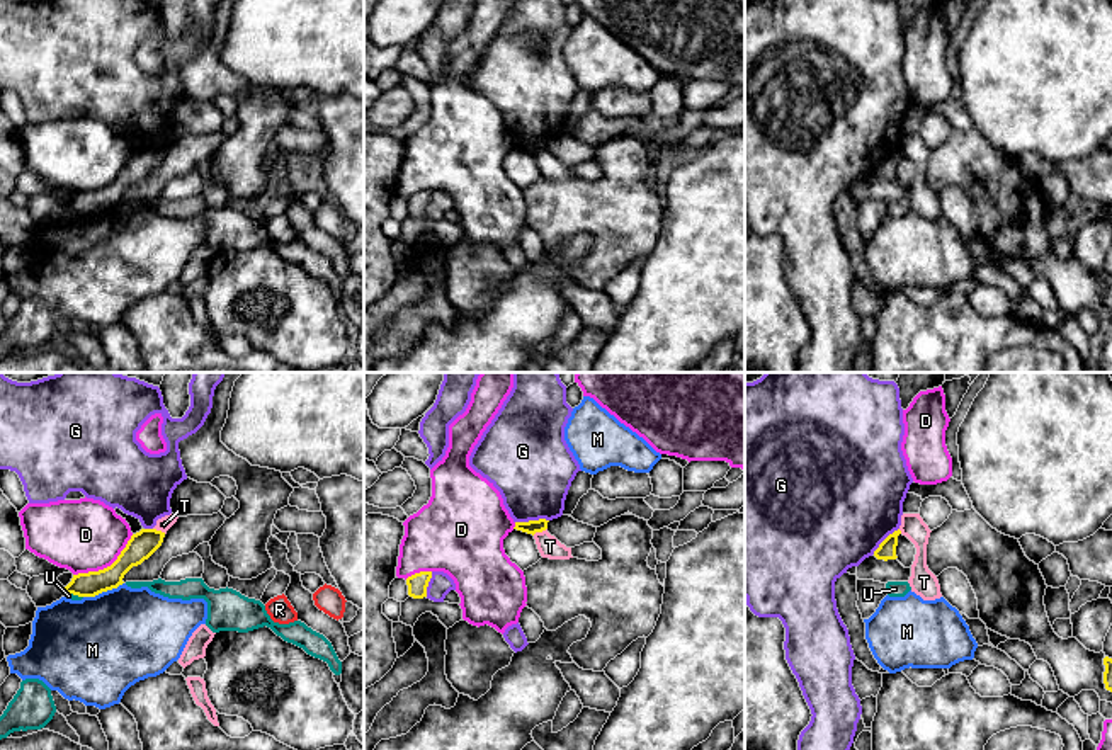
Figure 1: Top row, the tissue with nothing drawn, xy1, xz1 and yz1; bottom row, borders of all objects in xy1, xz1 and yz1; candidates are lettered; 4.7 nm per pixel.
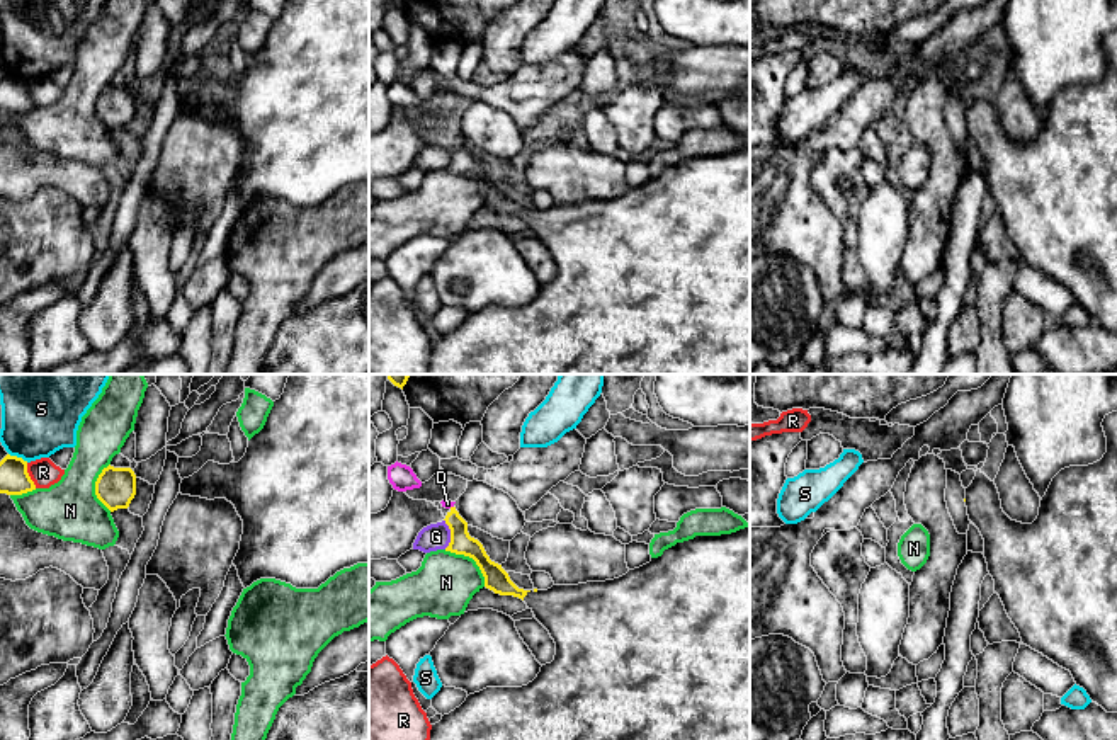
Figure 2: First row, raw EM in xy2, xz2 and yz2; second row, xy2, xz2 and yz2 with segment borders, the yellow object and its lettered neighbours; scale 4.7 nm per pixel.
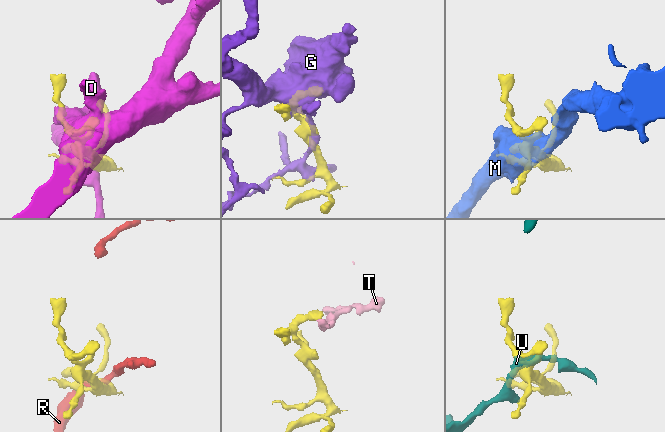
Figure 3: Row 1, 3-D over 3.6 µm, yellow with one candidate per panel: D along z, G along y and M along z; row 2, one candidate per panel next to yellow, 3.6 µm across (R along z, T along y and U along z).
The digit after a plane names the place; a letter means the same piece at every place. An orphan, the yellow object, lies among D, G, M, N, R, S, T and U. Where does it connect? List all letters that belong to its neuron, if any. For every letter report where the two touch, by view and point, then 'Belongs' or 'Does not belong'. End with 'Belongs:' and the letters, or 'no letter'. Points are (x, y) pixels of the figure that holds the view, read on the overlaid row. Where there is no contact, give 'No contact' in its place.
D: Touches yellow at xy1 (107, 567). Does not belong
G: Touches yellow at xz1 (531, 521). Does not belong
M: Touches yellow at xy1 (102, 590). Does not belong
N: Touches yellow at xz2 (471, 557). Does not belong
R: Touches yellow at xy2 (28, 475). Does not belong
S: Touches yellow at xy2 (19, 458). Does not belong
T: Touches yellow at xz1 (539, 531). Does not belong
U: Touches yellow at xy1 (73, 594). Does not belong
Belongs: no letter

